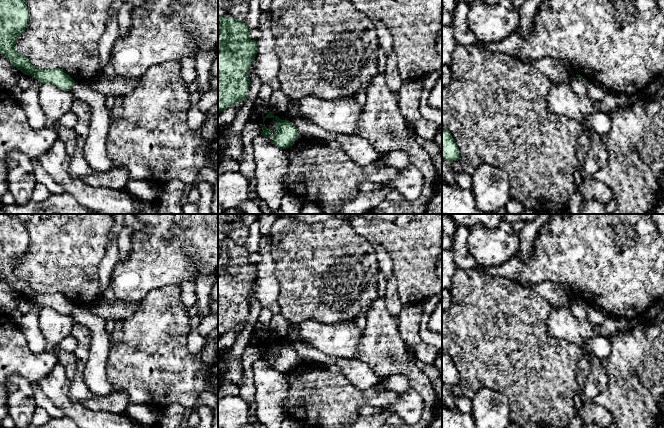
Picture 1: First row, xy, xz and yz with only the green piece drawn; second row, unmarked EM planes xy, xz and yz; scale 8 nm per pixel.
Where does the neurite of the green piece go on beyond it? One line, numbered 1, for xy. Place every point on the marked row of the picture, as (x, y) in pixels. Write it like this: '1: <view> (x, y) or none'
1: none

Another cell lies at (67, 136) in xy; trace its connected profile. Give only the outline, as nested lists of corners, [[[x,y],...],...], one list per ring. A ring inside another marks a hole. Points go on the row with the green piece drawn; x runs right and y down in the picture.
[[[59,127],[57,135],[58,139],[65,144],[68,160],[72,159],[77,150],[77,139],[74,129]]]

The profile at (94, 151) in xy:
[[[79,82],[74,83],[70,92],[75,99],[87,102],[92,112],[82,155],[94,171],[108,171],[114,164],[106,153],[106,138],[110,127],[110,111],[105,105],[106,96]]]

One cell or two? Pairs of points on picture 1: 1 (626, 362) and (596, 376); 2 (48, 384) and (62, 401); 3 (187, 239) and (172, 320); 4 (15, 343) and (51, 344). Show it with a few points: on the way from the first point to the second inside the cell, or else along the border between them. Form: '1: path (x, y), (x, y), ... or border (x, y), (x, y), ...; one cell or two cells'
1: border (603, 359), (608, 385), (598, 394); two cells
2: path (52, 388), (59, 397); one cell
3: border (180, 286), (162, 285), (155, 289); two cells
4: border (66, 337), (52, 350), (44, 351); two cells

